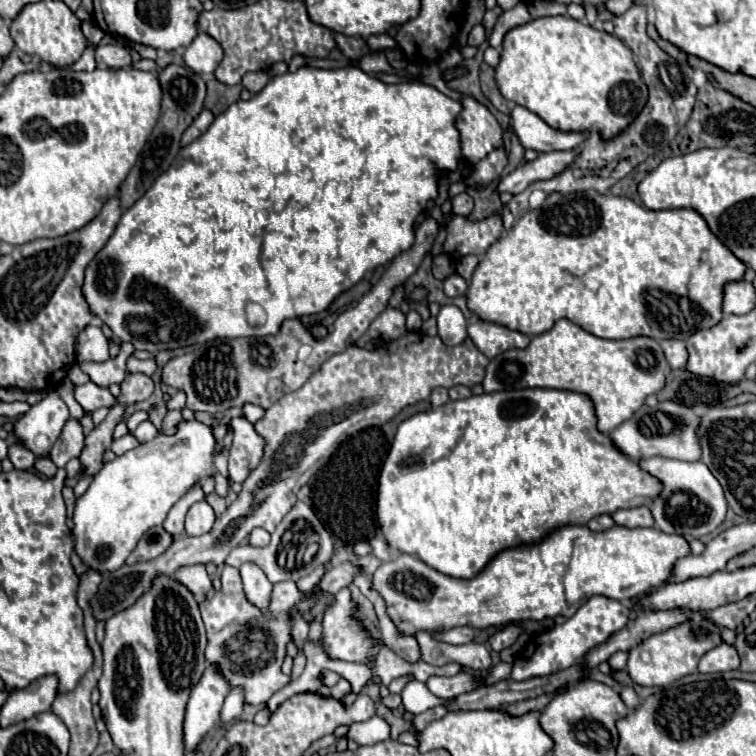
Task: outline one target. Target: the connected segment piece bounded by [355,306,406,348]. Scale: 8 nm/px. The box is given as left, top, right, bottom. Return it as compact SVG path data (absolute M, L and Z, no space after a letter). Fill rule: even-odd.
M387 306L386 310L370 324L366 332L355 345L363 348L372 339L396 340L406 332L406 316L396 308Z

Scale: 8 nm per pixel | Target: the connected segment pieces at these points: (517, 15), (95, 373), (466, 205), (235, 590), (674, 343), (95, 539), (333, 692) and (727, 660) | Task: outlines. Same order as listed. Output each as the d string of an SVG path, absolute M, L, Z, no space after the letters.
M516 4L514 8L506 10L506 12L498 18L498 22L496 22L494 30L492 30L490 46L494 46L494 48L498 48L498 50L500 50L500 44L502 44L504 34L506 34L508 30L516 28L516 26L522 26L522 24L530 22L530 20L532 20L532 18L530 18L530 12L528 12L526 4Z
M124 342L120 346L120 354L114 360L106 360L102 364L98 362L78 362L78 366L82 368L82 372L86 372L90 376L90 380L98 386L108 388L114 382L122 382L126 376L126 360L130 358L130 354L134 352L134 346L130 342Z
M462 192L462 194L456 194L452 198L452 212L454 214L458 214L458 216L470 216L472 208L474 208L474 202L472 202L470 194Z
M224 566L220 580L222 590L216 592L212 598L200 602L202 620L208 634L206 660L220 666L220 672L228 678L230 686L244 686L248 704L264 704L274 692L290 682L290 676L284 676L280 672L280 666L286 654L286 642L292 640L290 626L294 618L294 608L296 616L300 616L310 610L314 602L312 598L302 598L296 582L278 582L274 584L270 610L262 612L246 600L242 580L236 568Z
M662 340L662 350L666 354L666 360L670 368L684 368L688 362L688 350L684 340Z
M182 420L174 436L160 432L154 440L104 464L88 490L76 500L72 516L74 550L82 562L98 572L118 570L144 532L162 524L172 504L196 482L212 474L214 444L216 440L208 426L198 420Z
M341 678L338 684L334 684L334 686L324 686L324 684L322 684L320 690L318 690L318 694L324 696L324 698L336 698L338 702L342 702L342 704L346 704L346 706L350 706L350 704L356 700L356 694L352 692L350 682L344 680L344 678Z
M722 642L720 646L716 646L716 650L710 650L708 654L704 654L704 658L700 658L698 664L698 672L728 672L728 670L736 670L740 666L740 656L736 652L734 644L726 644Z

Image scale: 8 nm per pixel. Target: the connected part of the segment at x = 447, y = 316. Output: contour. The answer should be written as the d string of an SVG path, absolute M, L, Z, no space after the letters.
M442 306L438 314L438 336L446 346L456 346L464 342L466 334L466 318L458 306Z

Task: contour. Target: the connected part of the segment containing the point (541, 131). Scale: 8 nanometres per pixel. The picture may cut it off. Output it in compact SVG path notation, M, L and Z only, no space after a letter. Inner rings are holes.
M516 106L510 112L510 126L518 136L524 148L532 148L536 152L554 152L554 150L572 150L584 140L580 132L562 132L548 126L538 114L530 112L524 106Z

